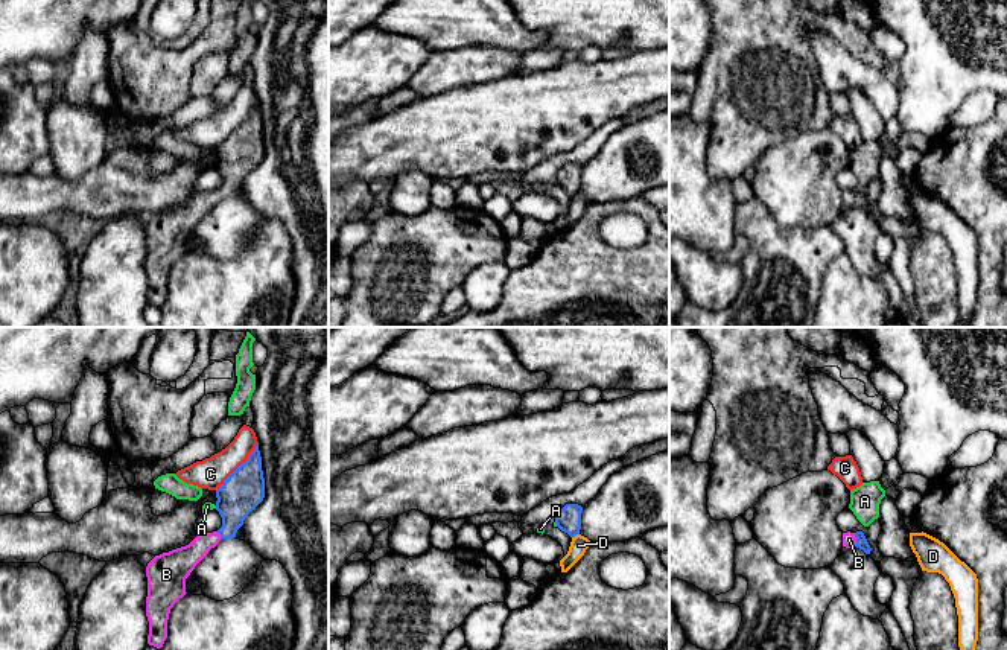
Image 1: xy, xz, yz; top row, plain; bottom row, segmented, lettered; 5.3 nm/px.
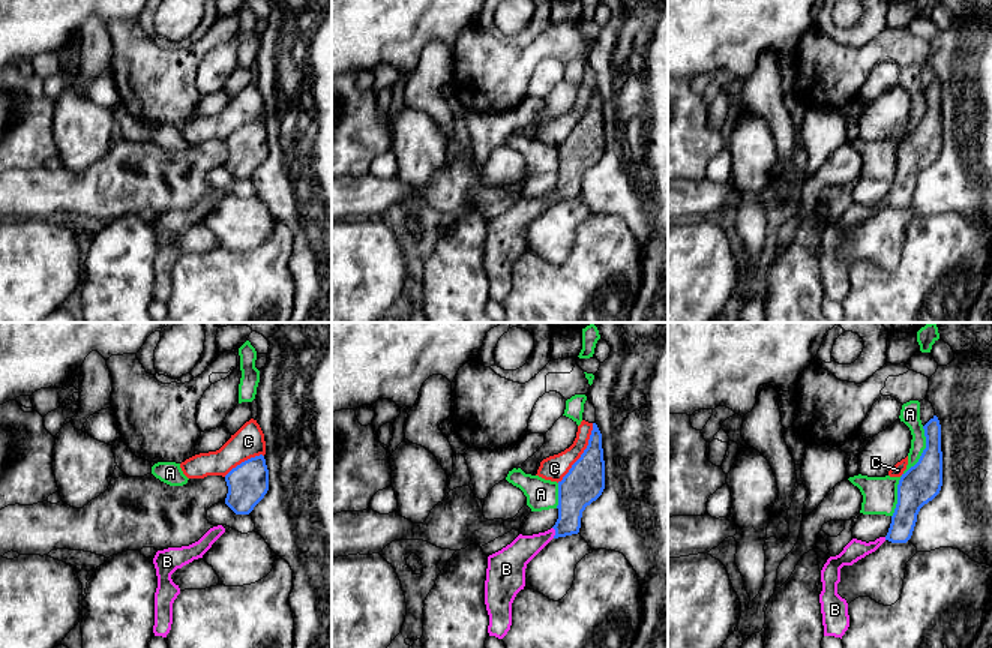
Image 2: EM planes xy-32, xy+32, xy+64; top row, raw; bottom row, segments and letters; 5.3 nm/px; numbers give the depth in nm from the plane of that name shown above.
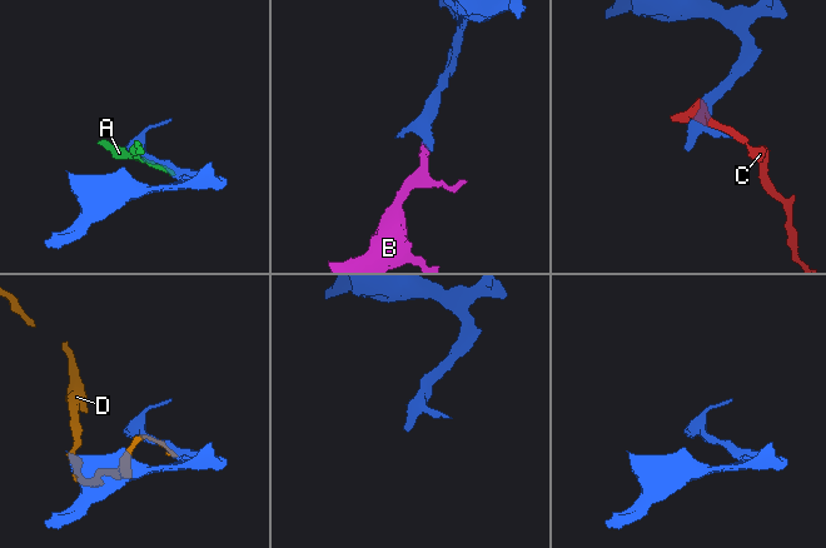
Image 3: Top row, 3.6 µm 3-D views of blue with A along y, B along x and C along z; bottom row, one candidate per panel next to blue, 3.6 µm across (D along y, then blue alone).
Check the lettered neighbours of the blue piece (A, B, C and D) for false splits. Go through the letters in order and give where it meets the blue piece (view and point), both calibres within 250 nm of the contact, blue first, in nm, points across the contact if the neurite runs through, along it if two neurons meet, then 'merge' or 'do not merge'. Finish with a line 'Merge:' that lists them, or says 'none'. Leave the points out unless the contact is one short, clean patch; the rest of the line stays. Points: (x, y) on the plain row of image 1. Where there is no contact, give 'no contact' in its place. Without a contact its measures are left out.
A: meets blue in xz at (555, 181); 130 nm thick on the blue side, 20 nm on the other; do not merge
B: meets blue in yz at (857, 198); 60 nm thick on the blue side, 70 nm on the other; runs through yz (861, 201), (857, 198), (849, 198); merge
C: meets blue in xy at (238, 127); 220 nm thick on the blue side, 160 nm on the other; do not merge
D: meets blue in xz at (575, 194); 130 nm thick on the blue side, 90 nm on the other; border along xz (578, 192), (572, 197); do not merge
Merge: B

